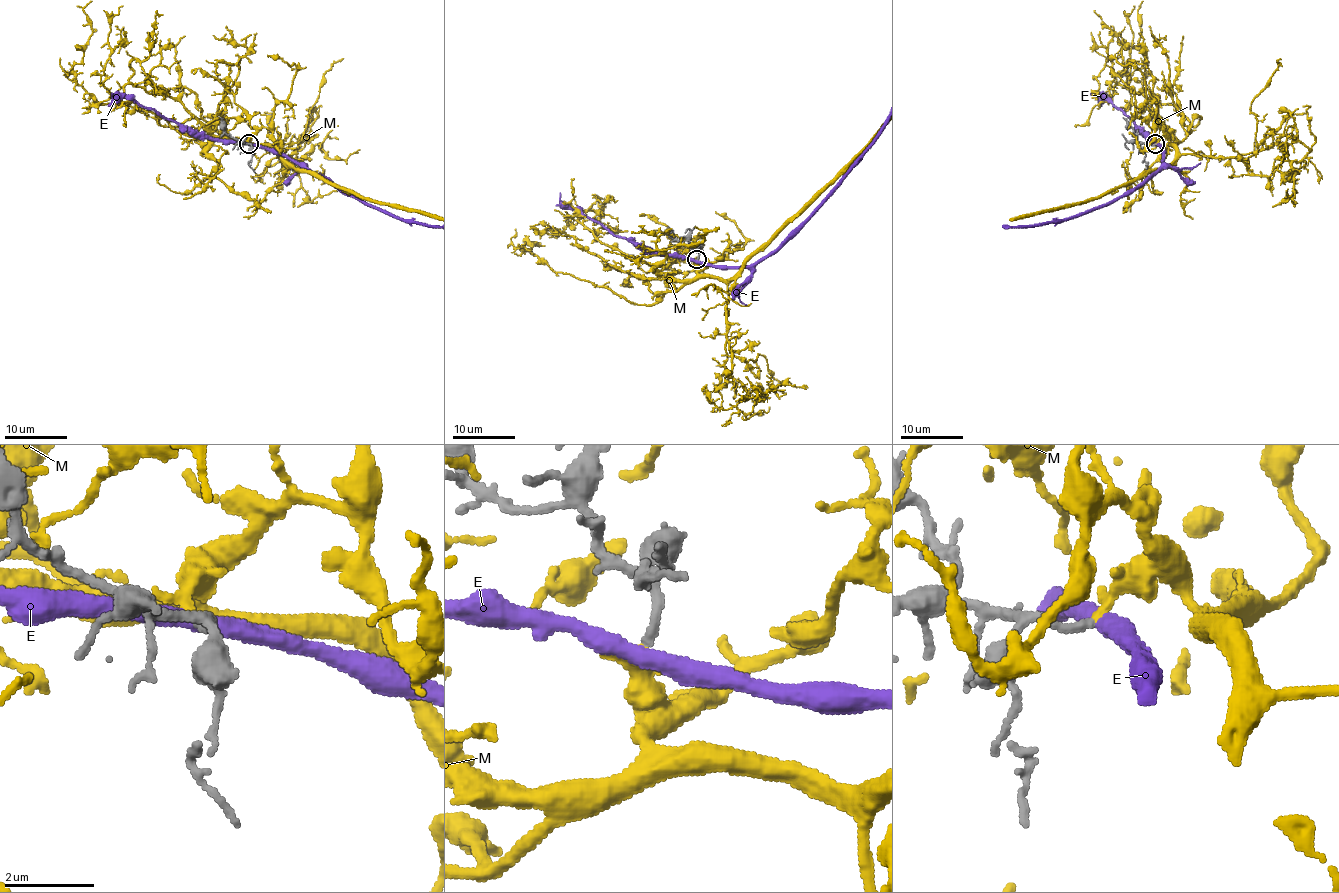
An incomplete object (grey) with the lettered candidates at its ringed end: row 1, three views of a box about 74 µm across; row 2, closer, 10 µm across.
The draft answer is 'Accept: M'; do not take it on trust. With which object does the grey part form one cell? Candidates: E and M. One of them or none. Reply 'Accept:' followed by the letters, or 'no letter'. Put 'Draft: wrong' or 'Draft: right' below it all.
Accept: M
Draft: right

